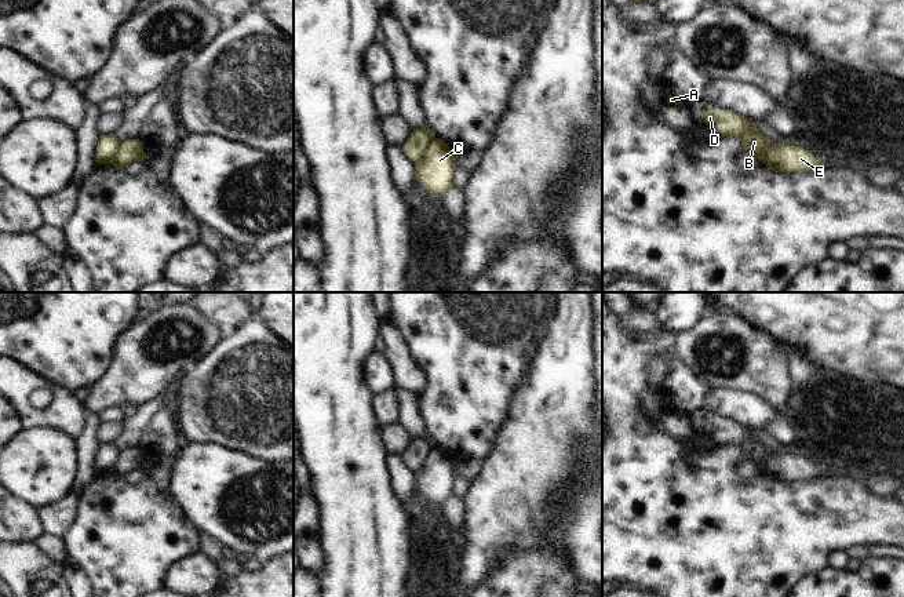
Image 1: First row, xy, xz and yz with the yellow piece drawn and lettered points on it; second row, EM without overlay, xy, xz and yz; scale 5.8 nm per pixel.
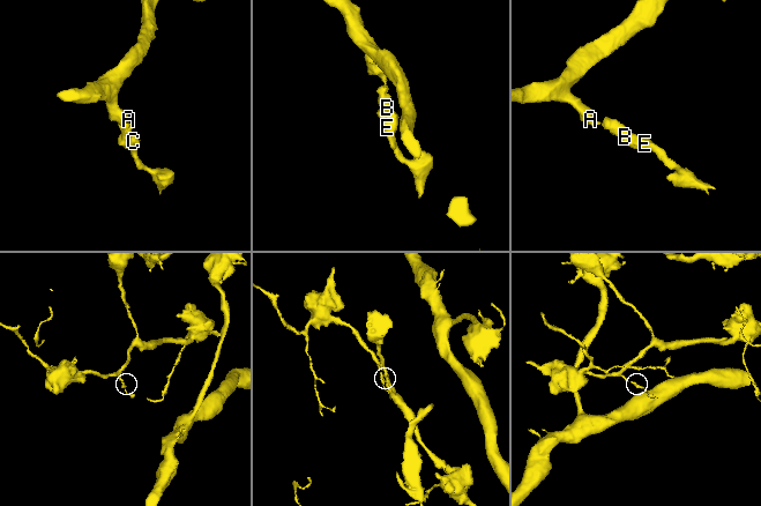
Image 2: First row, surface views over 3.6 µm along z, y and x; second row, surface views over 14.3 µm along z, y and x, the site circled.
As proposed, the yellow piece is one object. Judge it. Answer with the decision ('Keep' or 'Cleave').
Cleave.

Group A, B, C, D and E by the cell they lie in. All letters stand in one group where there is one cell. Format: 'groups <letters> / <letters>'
groups A B D / C E

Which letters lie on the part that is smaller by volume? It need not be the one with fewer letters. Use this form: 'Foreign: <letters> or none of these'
Foreign: C, E

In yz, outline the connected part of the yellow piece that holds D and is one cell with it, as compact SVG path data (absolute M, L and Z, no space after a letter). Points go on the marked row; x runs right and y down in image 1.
M707 108L707 110L700 112L700 117L708 124L717 123L722 136L739 138L746 152L754 154L763 164L768 164L770 152L781 146L781 143L773 142L761 134L752 120L736 110L723 109L717 113L712 108Z

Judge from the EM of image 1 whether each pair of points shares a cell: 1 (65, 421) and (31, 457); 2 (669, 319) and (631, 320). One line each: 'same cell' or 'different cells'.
1: different cells
2: different cells

